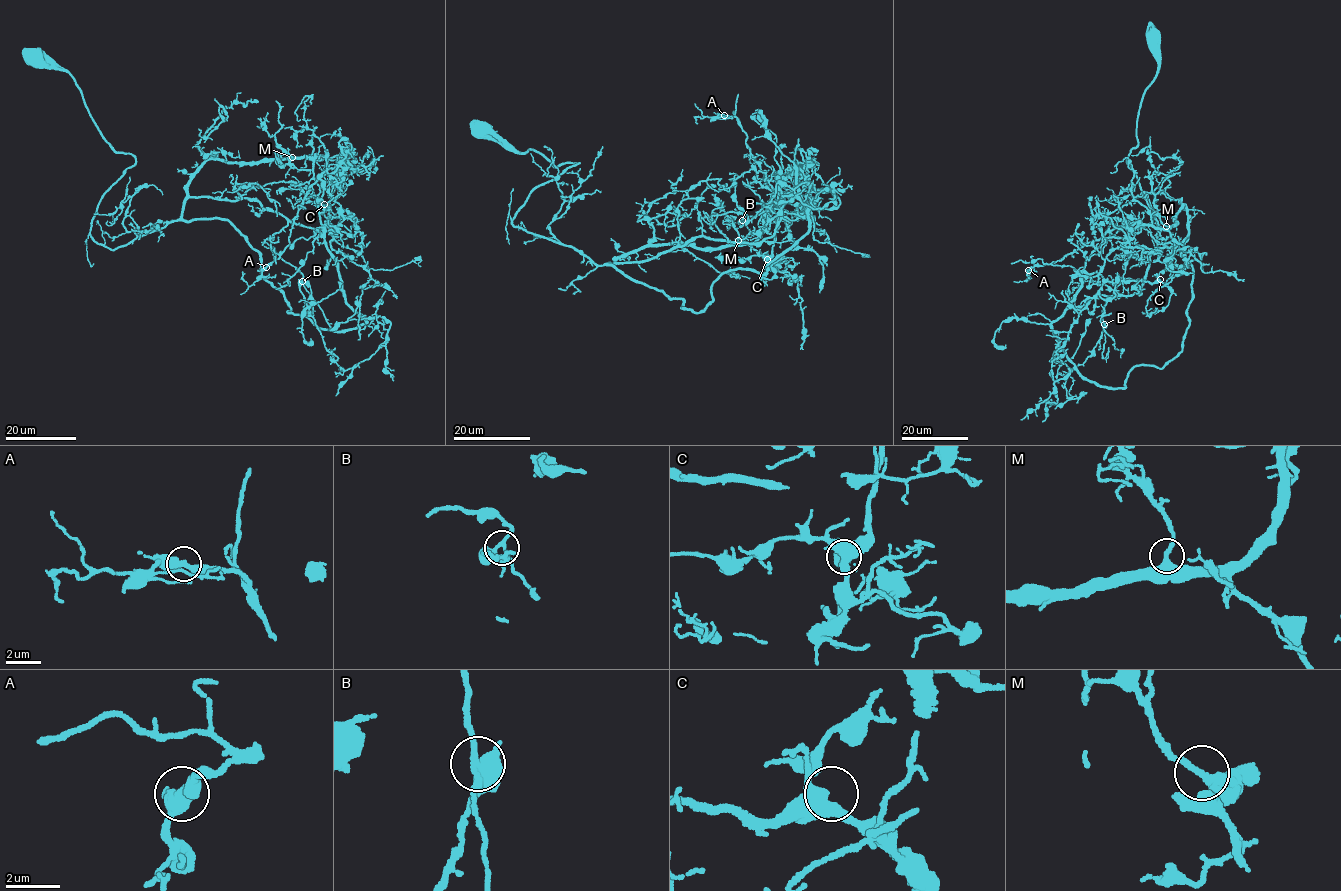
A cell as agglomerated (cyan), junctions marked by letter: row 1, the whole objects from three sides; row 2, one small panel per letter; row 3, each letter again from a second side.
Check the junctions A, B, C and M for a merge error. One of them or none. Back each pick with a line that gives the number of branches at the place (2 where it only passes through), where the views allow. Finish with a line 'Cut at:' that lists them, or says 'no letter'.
Cut at: no letter

